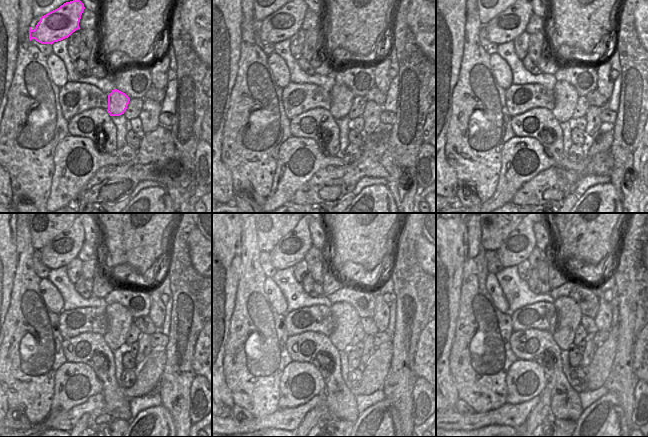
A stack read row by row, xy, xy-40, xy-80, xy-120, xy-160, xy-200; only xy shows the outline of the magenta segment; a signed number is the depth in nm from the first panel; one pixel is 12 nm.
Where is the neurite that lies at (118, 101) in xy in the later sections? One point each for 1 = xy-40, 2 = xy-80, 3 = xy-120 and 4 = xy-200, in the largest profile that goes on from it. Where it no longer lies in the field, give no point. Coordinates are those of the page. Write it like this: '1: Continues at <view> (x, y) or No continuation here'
1: Continues at xy-40 (342, 98)
2: Continues at xy-80 (566, 96)
3: Continues at xy-120 (120, 319)
4: Continues at xy-200 (569, 314).

